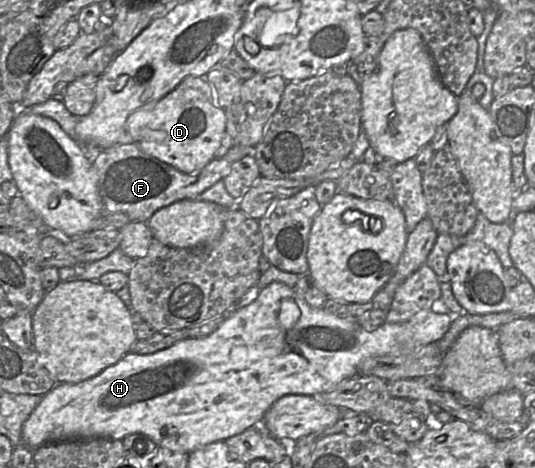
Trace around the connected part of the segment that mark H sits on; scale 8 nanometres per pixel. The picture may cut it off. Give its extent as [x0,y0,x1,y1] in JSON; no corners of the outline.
[22,282,451,452]

